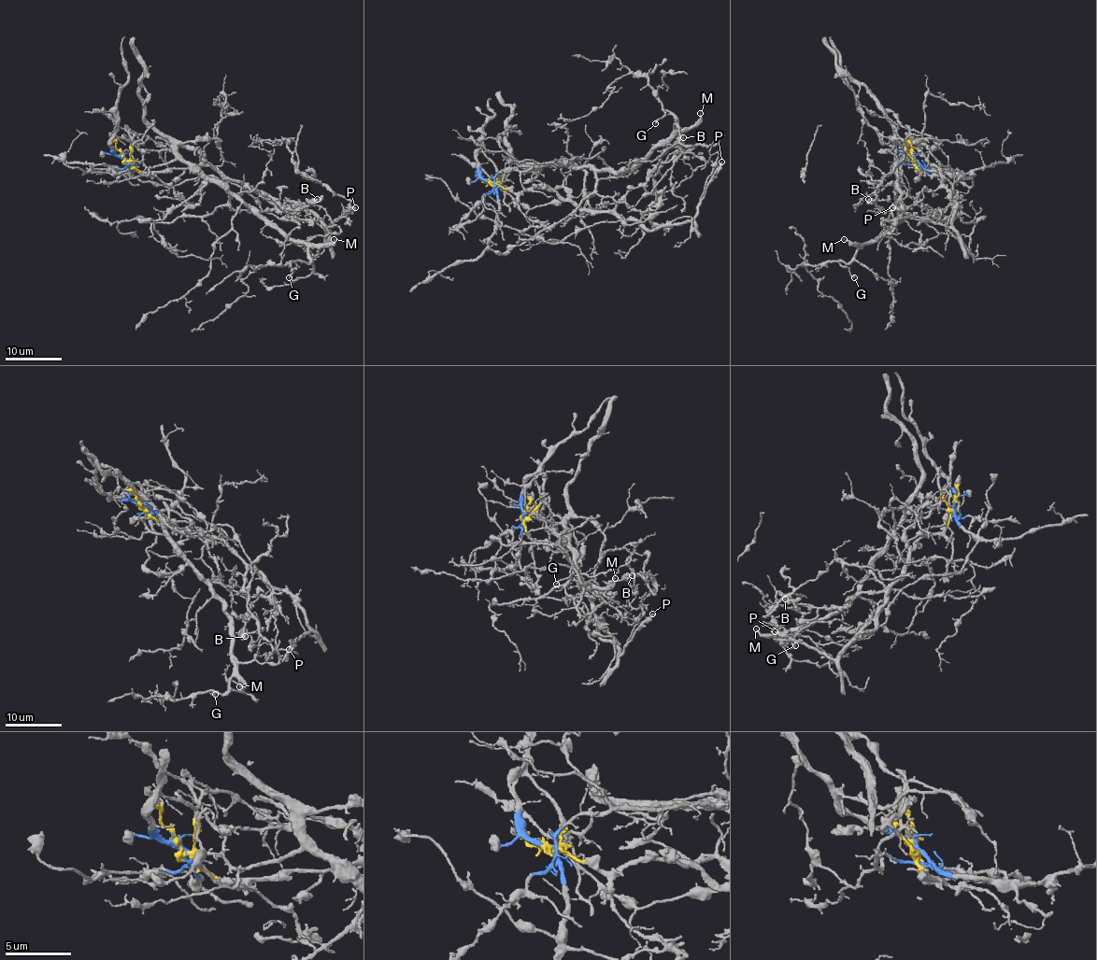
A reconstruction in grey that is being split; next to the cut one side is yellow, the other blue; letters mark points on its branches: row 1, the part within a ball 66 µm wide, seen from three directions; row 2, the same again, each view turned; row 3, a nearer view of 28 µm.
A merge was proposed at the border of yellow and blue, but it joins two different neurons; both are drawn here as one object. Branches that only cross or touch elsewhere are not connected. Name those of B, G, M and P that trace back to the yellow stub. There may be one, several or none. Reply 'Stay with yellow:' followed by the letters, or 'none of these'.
Stay with yellow: B, P

